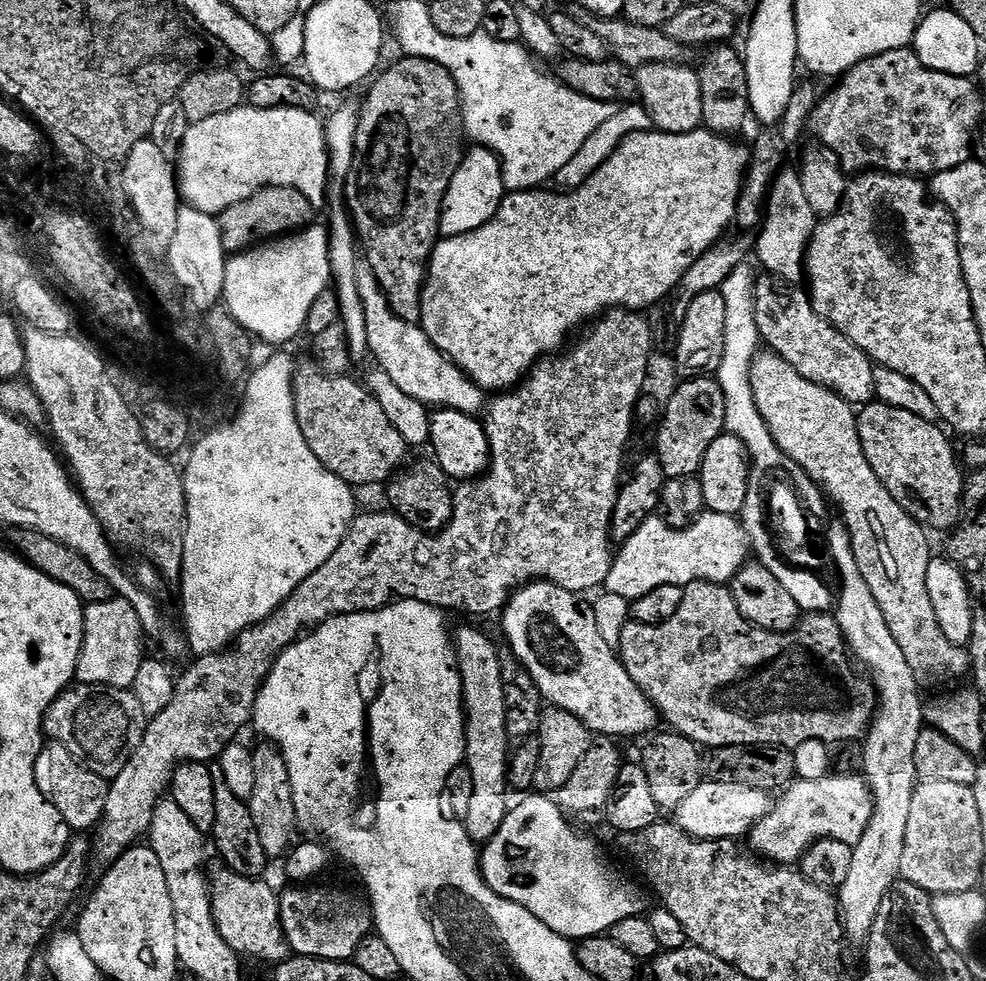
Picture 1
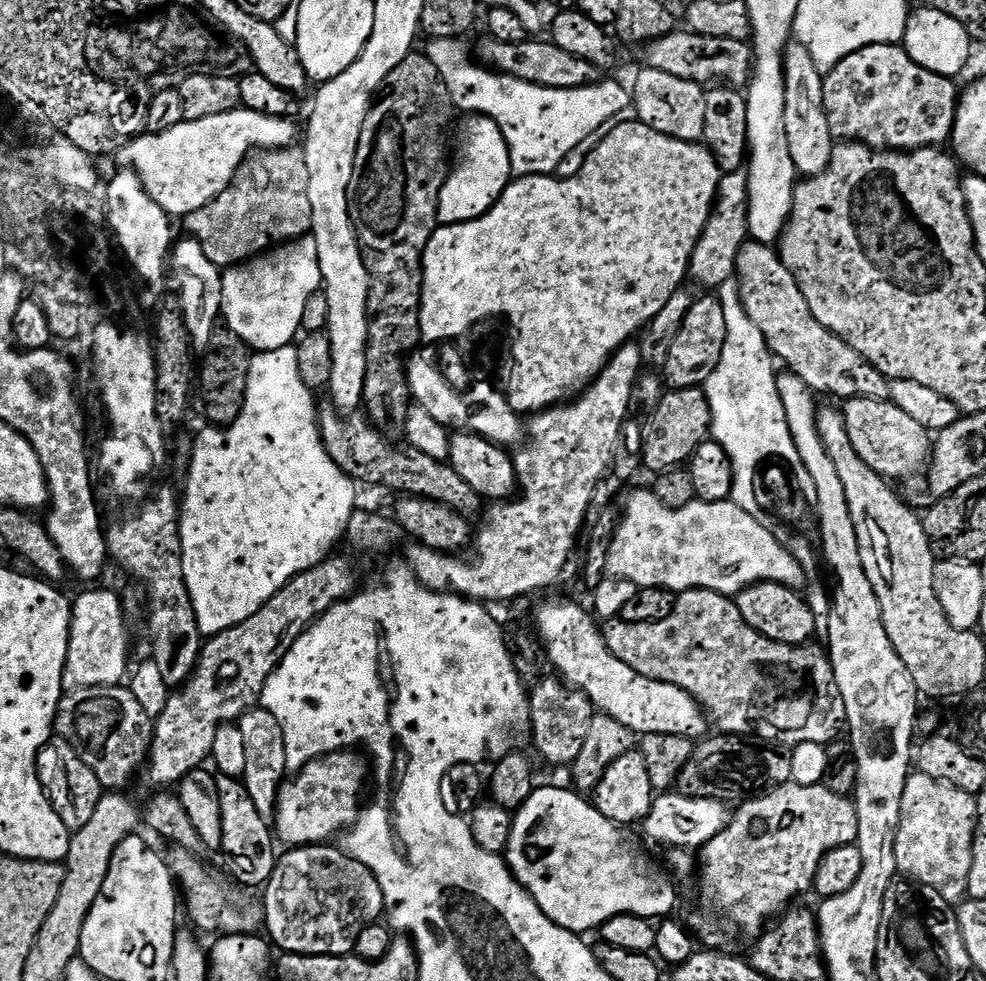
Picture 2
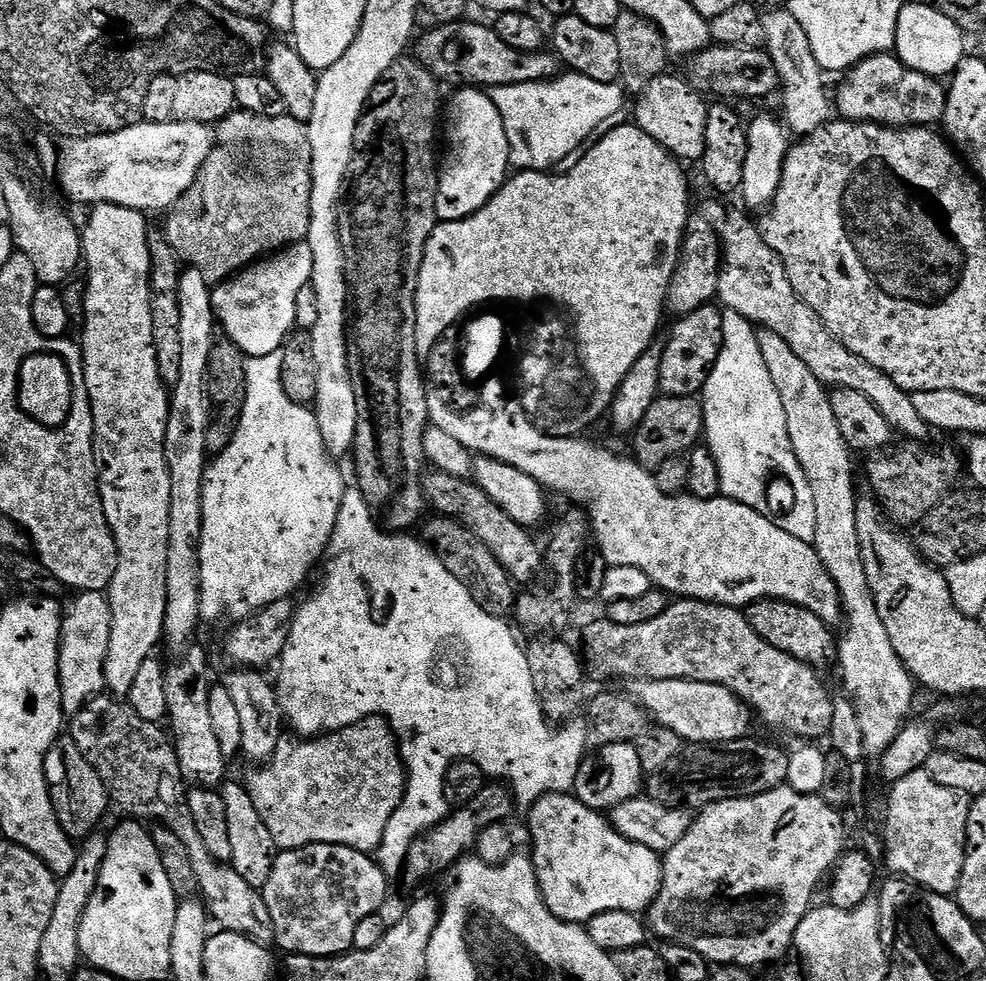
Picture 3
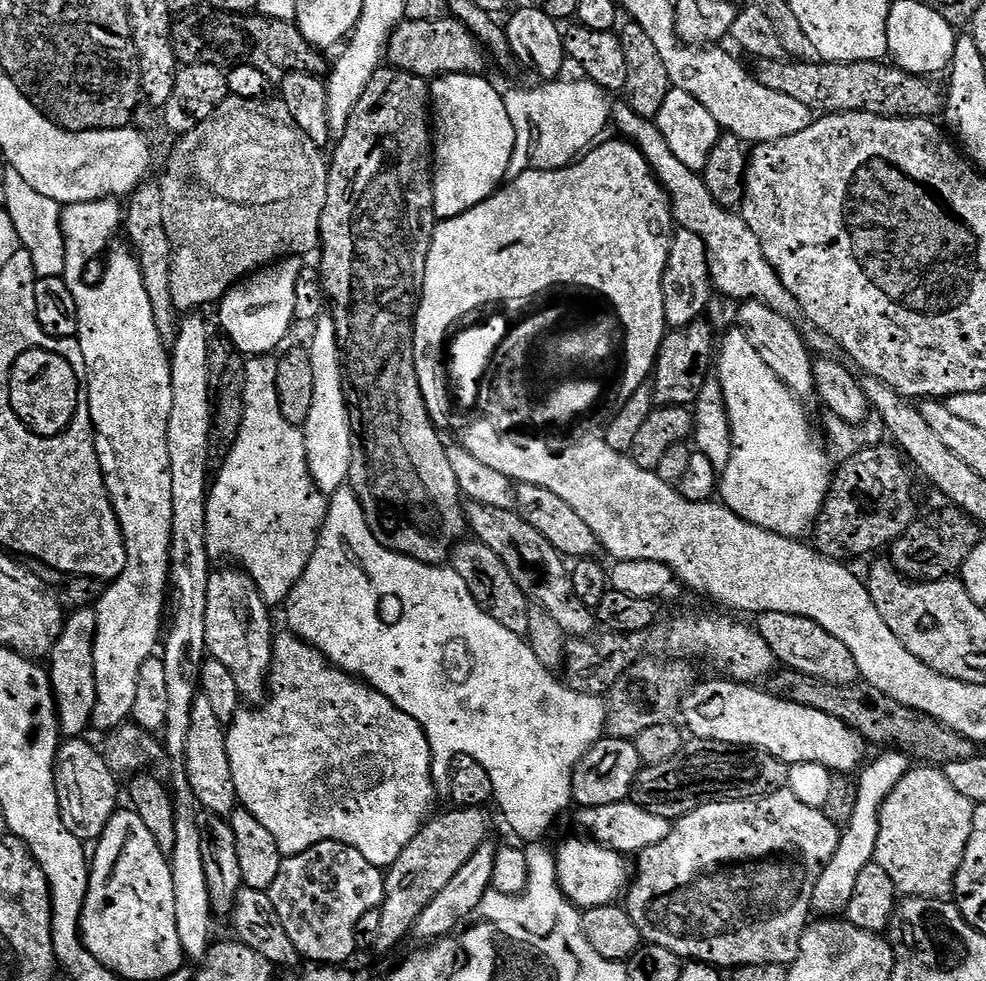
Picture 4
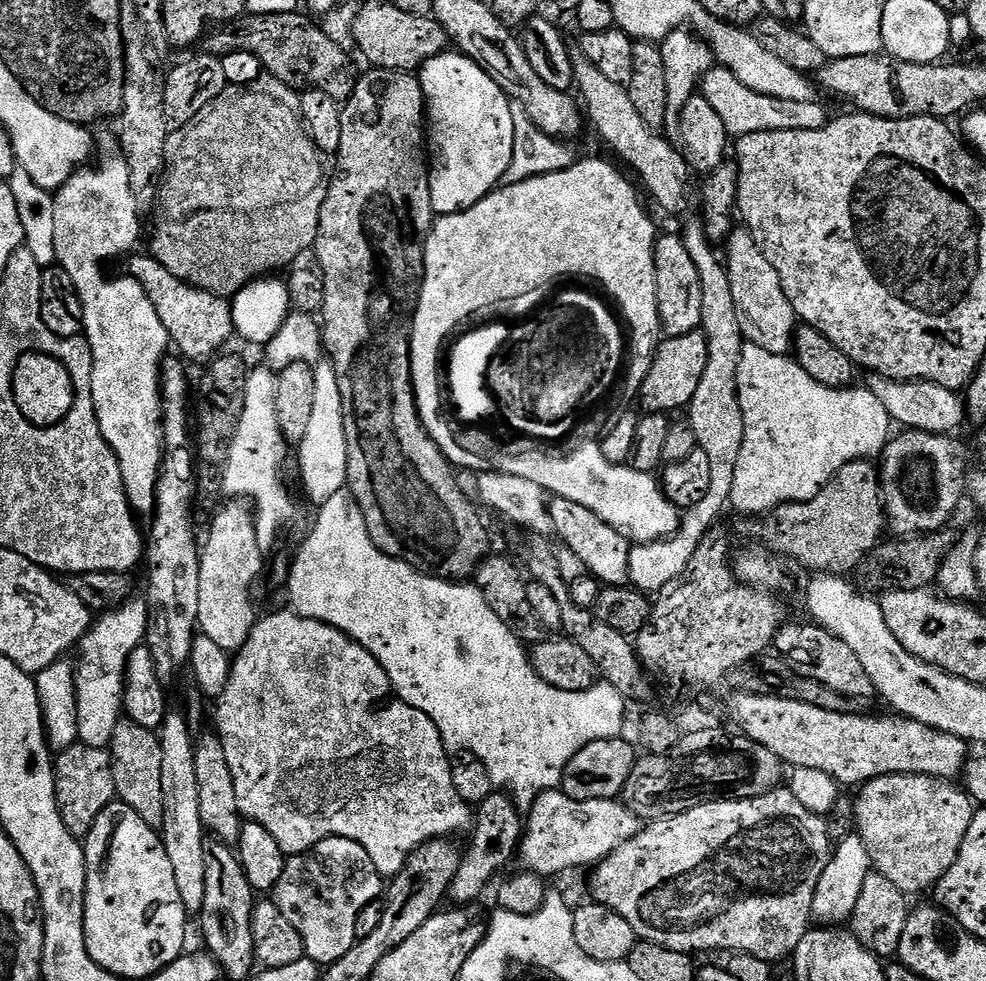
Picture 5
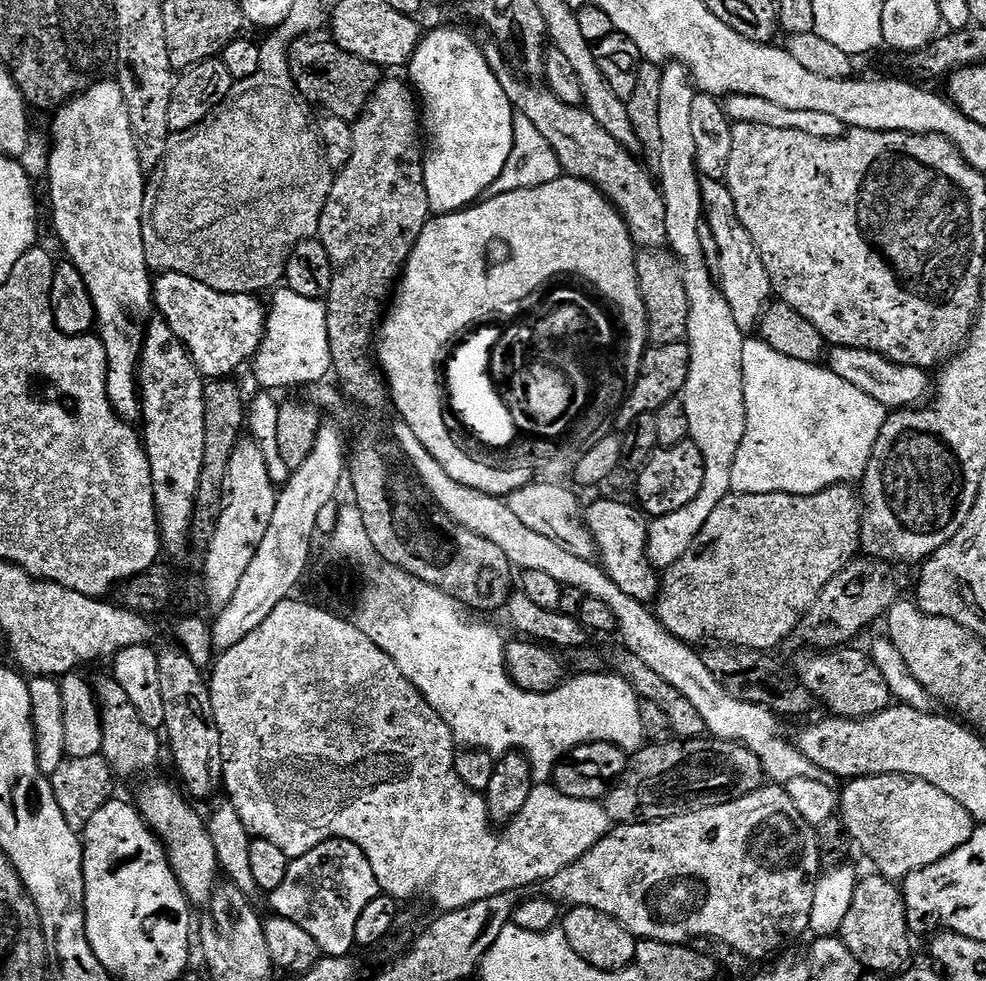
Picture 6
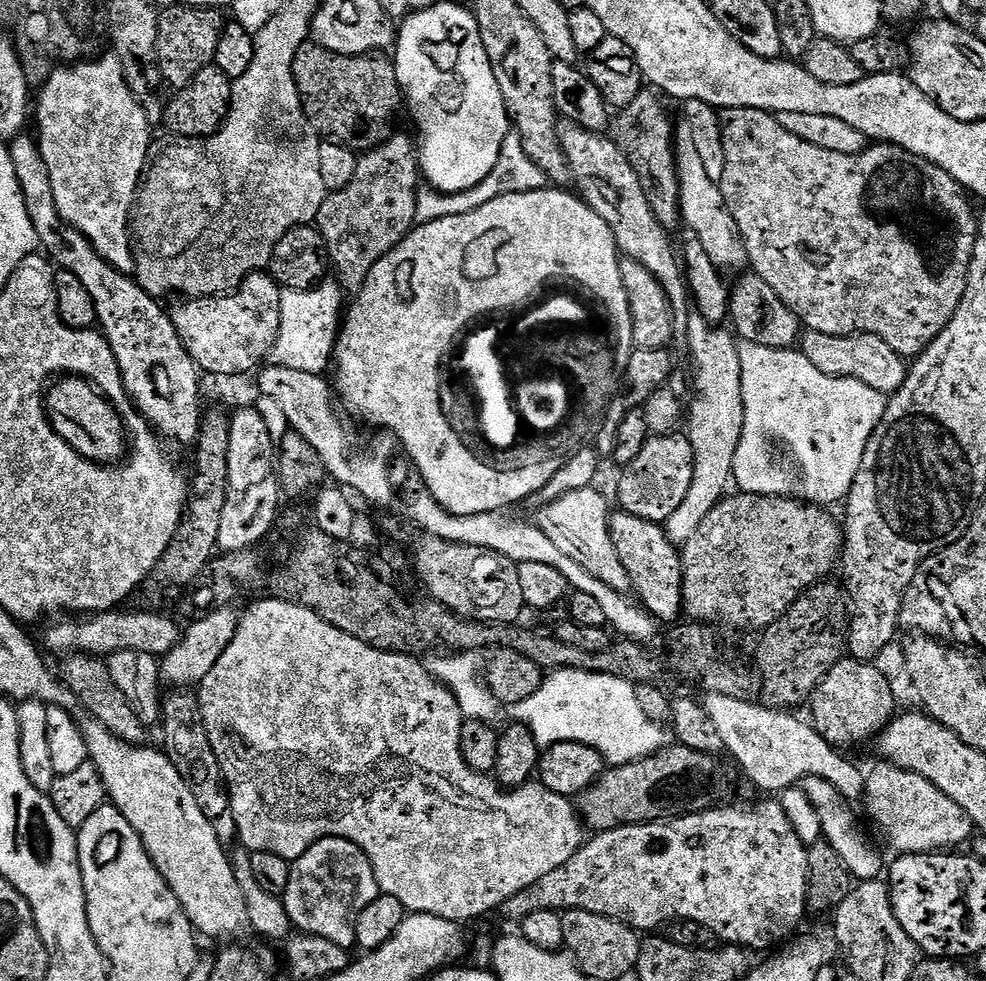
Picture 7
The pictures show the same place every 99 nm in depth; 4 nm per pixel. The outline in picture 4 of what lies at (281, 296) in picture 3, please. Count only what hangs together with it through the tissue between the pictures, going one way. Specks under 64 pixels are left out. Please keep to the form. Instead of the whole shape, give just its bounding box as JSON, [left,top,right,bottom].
[218,256,306,357]

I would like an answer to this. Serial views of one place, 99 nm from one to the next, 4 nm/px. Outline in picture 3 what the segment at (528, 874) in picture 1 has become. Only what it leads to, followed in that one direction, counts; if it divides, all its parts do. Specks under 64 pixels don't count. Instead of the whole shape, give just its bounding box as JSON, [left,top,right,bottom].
[530,792,662,925]

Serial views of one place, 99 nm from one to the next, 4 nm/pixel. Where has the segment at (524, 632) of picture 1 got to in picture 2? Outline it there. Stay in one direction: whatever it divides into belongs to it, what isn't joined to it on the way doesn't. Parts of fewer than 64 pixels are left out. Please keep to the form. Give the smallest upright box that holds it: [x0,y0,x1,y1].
[534,600,710,742]

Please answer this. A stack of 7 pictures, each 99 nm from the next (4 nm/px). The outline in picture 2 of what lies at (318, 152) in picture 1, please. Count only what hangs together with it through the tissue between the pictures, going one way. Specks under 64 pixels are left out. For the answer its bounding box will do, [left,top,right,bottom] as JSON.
[118,106,297,218]

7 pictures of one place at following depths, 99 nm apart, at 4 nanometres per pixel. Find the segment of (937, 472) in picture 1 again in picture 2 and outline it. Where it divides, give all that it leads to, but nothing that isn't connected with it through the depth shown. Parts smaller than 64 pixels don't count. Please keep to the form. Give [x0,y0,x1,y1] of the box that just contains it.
[842,396,933,482]

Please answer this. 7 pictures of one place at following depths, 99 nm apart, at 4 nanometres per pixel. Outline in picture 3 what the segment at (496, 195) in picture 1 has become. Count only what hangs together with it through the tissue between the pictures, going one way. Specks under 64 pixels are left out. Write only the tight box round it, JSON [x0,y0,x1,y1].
[436,86,510,221]

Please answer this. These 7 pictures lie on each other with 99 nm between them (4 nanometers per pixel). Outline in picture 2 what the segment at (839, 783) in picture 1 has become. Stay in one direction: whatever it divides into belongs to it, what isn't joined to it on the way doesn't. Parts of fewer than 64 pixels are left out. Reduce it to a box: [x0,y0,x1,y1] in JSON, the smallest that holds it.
[686,782,858,950]

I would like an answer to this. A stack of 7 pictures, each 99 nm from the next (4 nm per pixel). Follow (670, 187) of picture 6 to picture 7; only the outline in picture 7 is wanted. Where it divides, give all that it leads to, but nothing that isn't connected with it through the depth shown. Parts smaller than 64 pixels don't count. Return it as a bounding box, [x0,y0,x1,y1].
[666,314,744,546]

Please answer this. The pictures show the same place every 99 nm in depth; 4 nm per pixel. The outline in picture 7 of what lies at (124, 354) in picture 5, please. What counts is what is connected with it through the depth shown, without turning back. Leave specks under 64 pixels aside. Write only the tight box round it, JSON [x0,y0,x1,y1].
[34,54,154,273]

